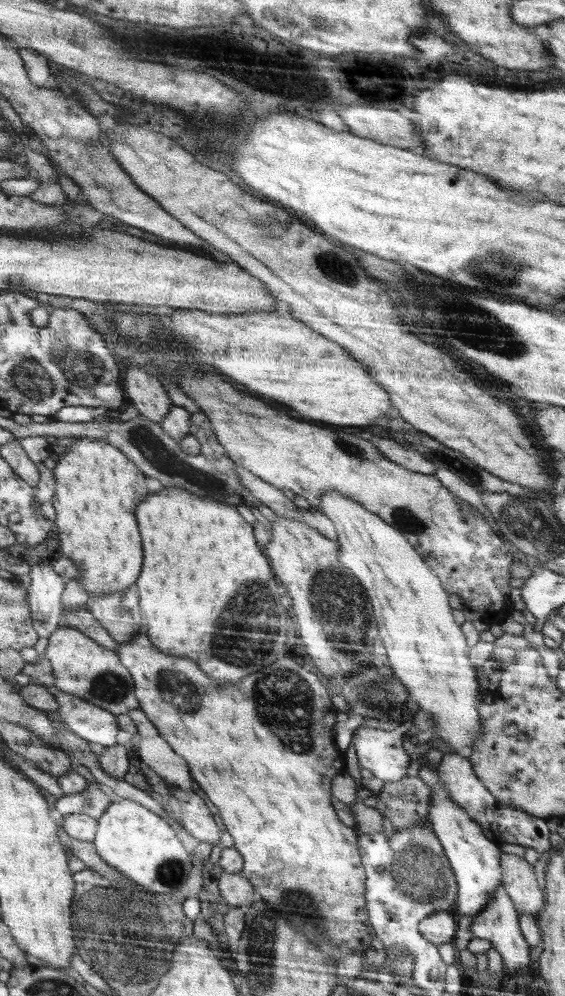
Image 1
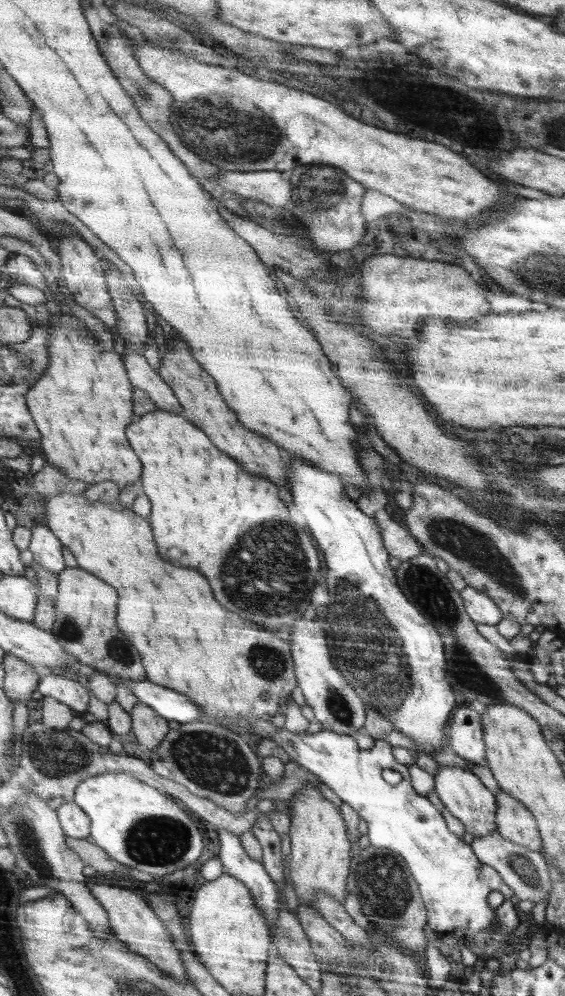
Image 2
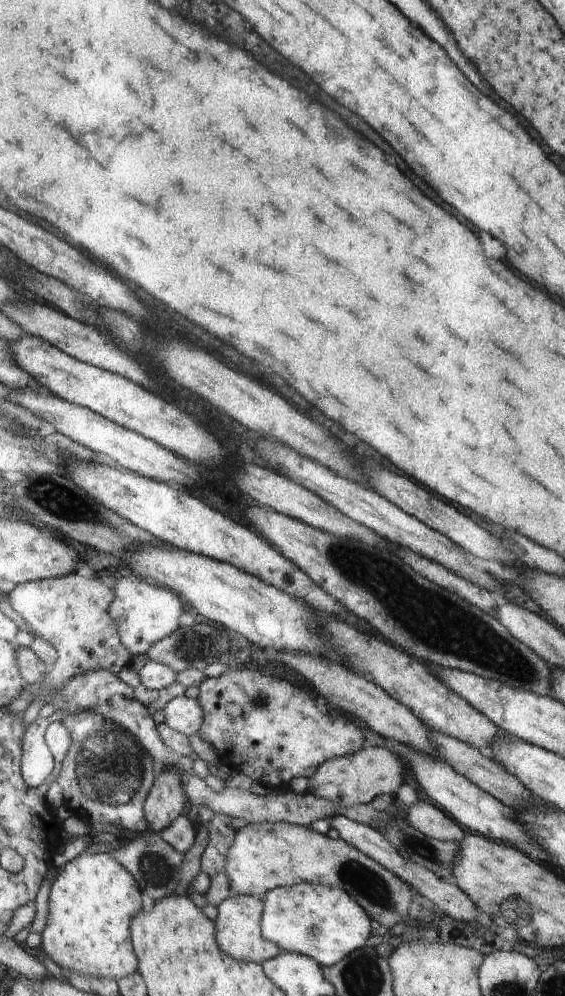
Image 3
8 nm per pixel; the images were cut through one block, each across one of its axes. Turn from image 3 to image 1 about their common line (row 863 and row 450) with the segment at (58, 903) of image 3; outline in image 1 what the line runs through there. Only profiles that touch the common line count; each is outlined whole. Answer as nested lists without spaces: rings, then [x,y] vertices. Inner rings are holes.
[[[83,437],[67,448],[66,454],[61,456],[54,469],[58,479],[55,497],[58,511],[57,528],[61,538],[64,538],[61,539],[61,543],[64,544],[64,557],[72,558],[82,568],[80,578],[84,580],[84,586],[90,592],[90,601],[108,594],[126,592],[138,582],[144,568],[144,542],[138,528],[140,524],[136,510],[151,494],[149,477],[118,446]]]

